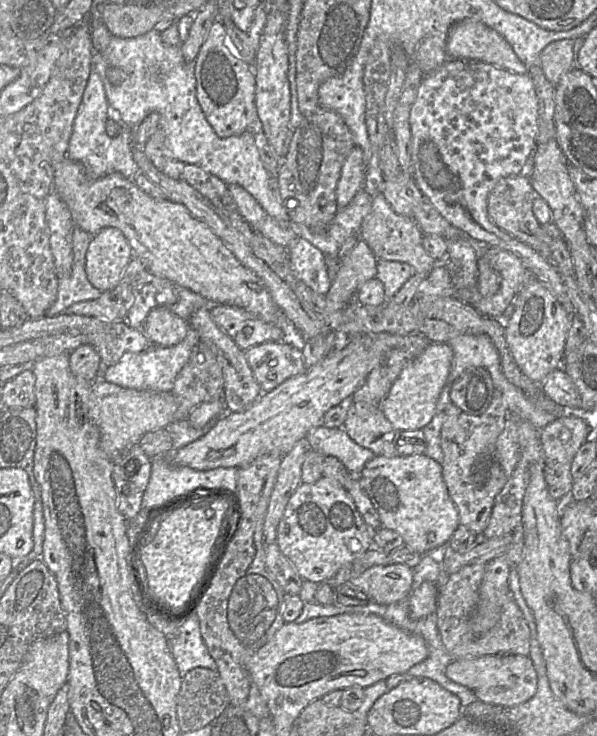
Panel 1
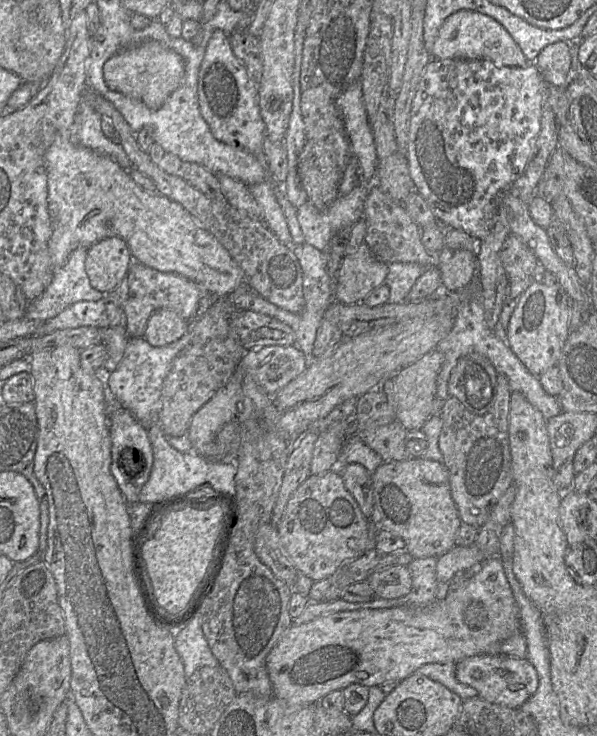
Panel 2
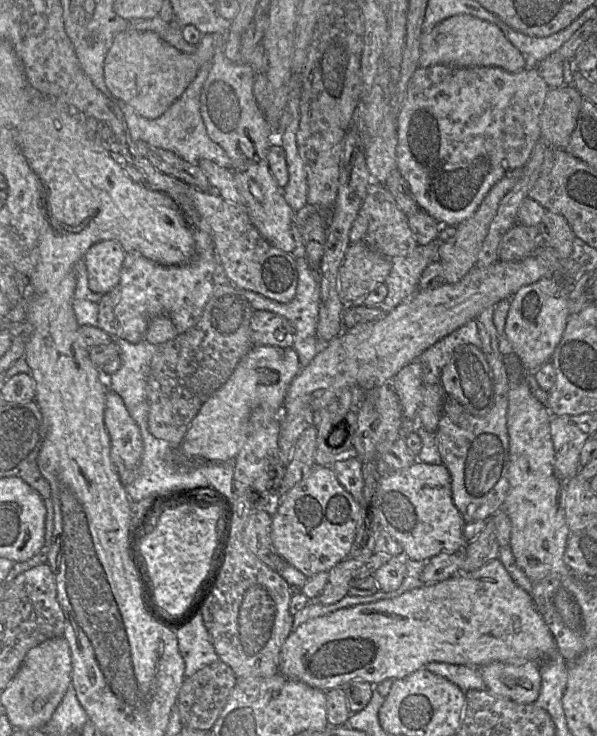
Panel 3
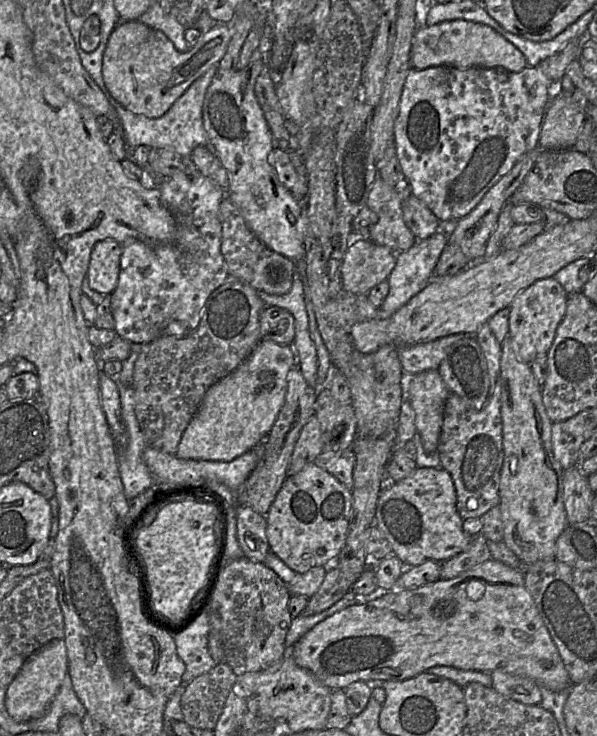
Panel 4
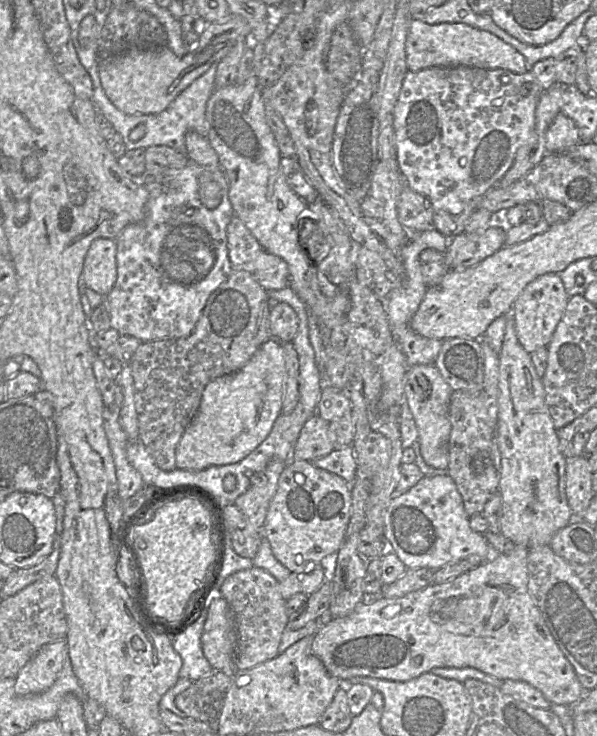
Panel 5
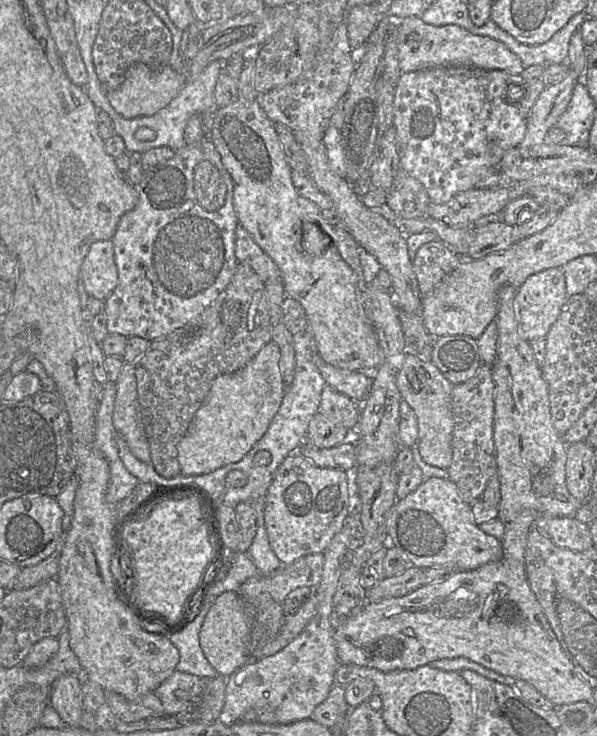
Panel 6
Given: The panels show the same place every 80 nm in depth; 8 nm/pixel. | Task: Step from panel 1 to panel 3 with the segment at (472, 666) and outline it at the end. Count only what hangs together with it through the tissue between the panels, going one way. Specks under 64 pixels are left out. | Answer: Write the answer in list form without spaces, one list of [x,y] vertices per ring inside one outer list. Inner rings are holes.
[[[492,662],[478,669],[486,689],[496,696],[518,704],[533,704],[539,696],[541,676],[535,662],[519,666]]]

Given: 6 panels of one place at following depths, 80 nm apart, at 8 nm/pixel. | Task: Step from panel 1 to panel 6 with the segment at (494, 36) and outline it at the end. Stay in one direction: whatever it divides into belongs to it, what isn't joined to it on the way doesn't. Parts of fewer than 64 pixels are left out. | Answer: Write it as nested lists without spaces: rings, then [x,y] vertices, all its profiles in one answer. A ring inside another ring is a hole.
[[[408,16],[397,22],[397,28],[402,73],[446,65],[475,66],[518,75],[525,69],[520,58],[504,43],[488,36],[473,34],[459,25],[435,26],[424,22],[420,16]]]

